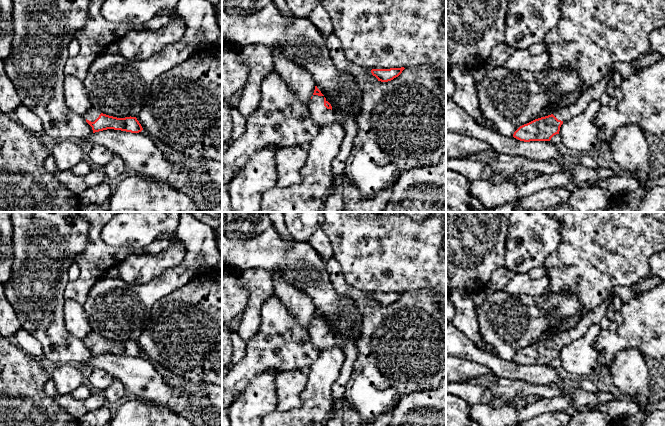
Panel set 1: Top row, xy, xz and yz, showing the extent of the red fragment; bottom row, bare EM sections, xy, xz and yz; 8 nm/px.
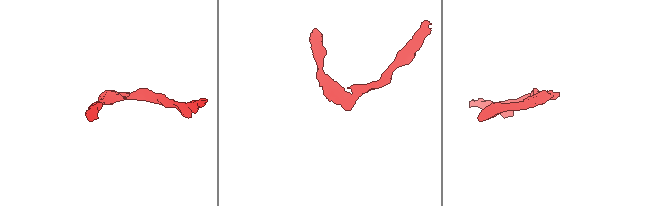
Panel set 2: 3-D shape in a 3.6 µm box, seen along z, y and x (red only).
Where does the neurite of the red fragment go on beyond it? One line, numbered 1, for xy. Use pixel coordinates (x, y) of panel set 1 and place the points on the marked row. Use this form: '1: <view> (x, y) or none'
1: xy (92, 114)

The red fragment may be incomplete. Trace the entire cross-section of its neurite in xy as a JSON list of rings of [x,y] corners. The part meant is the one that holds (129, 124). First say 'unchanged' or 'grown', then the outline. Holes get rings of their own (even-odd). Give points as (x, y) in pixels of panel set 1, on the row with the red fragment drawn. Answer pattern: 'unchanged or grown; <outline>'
grown; [[[91,107],[84,115],[86,122],[92,127],[93,133],[114,129],[131,133],[139,133],[143,130],[136,117],[117,118],[101,113]]]

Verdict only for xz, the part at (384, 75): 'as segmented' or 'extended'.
as segmented

